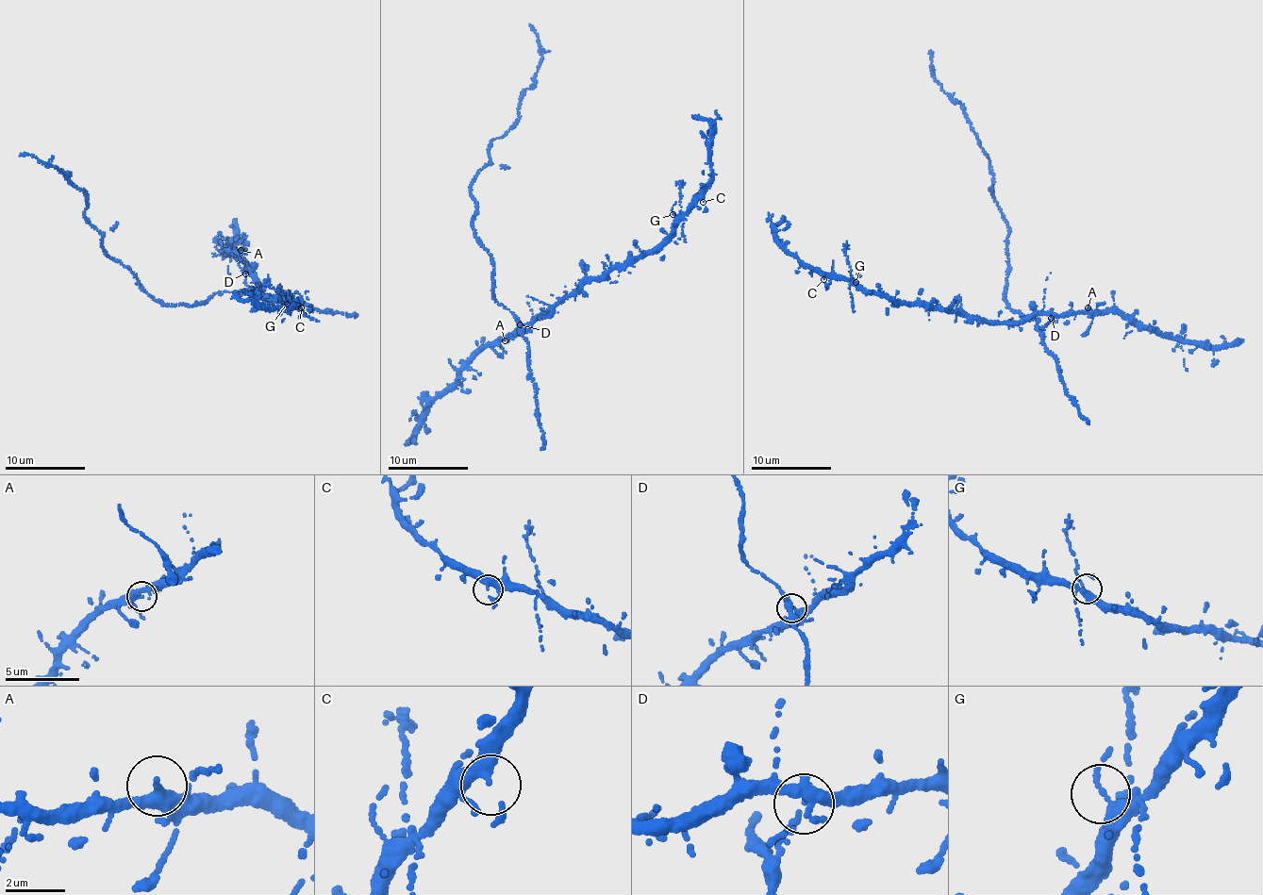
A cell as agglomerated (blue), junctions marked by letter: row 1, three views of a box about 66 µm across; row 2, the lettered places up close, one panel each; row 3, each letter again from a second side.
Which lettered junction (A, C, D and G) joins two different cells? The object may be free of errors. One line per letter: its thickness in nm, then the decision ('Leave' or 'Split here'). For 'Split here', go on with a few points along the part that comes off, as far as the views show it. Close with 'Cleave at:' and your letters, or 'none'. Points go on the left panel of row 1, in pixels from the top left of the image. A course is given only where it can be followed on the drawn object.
A: Thickness 240 nm. Leave
C: Thickness 280 nm. Leave
D: Thickness 240 nm. Split here. Course of the part to remove: (244, 273), (246, 289), (192, 306), (156, 299), (109, 256), (67, 173), (20, 156)
G: Thickness 240 nm. Leave
Cleave at: D

